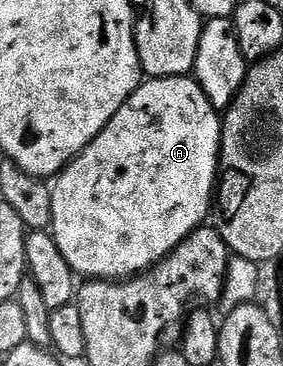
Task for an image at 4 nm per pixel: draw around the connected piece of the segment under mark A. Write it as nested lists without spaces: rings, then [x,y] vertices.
[[[191,77],[178,79],[152,79],[140,82],[139,88],[128,97],[125,105],[113,113],[109,125],[97,133],[97,137],[80,153],[74,161],[60,171],[53,183],[53,217],[50,234],[55,236],[57,249],[61,249],[61,257],[69,261],[71,270],[79,277],[90,277],[95,281],[122,281],[142,272],[151,270],[156,263],[162,263],[172,251],[185,242],[198,227],[204,226],[207,214],[212,214],[213,200],[217,195],[219,178],[219,150],[223,140],[223,121],[220,112],[211,104],[209,97],[202,91],[198,83]]]

